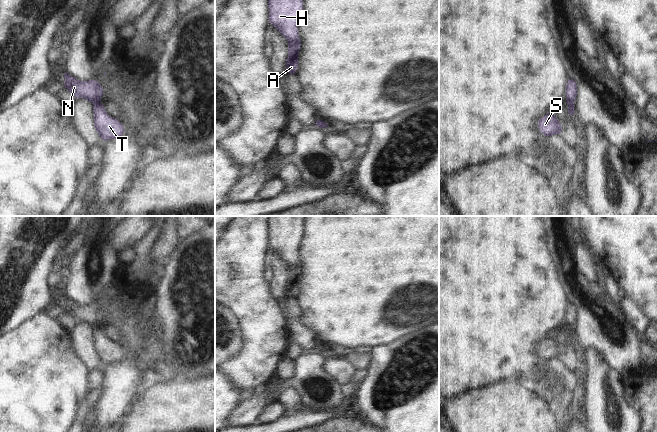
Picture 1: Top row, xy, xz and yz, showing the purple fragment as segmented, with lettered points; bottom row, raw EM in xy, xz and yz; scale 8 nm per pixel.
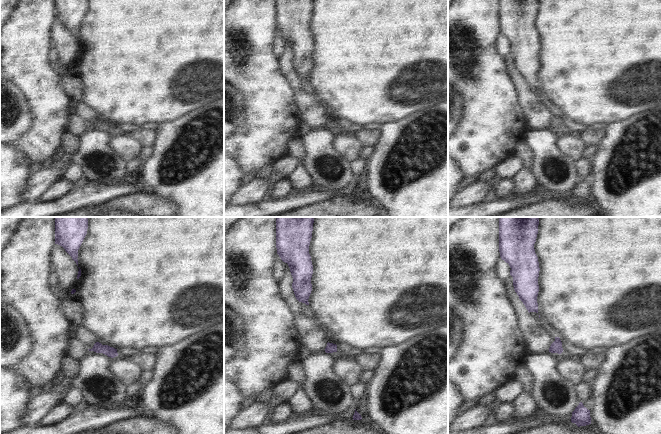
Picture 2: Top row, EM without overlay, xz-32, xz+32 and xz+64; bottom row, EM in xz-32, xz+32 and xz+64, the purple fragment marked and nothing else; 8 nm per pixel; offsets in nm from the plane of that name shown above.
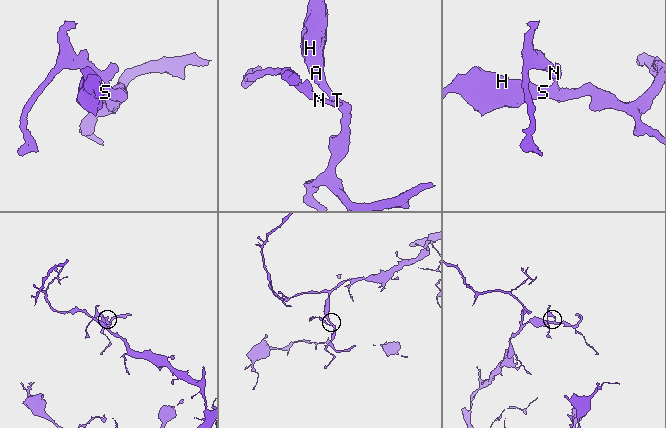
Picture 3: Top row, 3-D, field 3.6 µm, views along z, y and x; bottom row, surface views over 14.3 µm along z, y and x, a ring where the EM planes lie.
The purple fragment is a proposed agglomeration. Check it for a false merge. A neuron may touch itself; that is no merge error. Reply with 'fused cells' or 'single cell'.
fused cells

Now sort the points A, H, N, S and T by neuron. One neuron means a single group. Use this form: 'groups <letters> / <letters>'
groups A H S T / N

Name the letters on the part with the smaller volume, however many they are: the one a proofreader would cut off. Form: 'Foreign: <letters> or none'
Foreign: N

